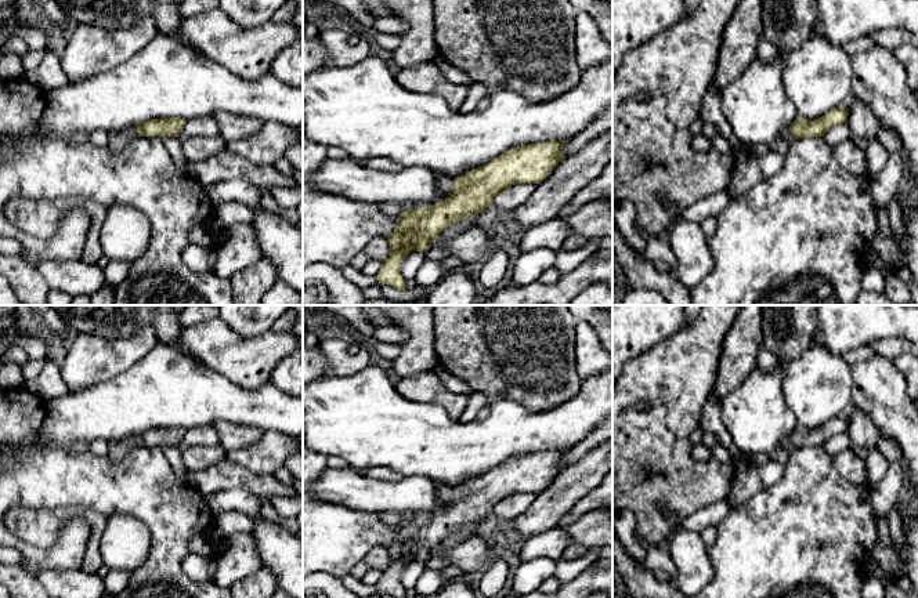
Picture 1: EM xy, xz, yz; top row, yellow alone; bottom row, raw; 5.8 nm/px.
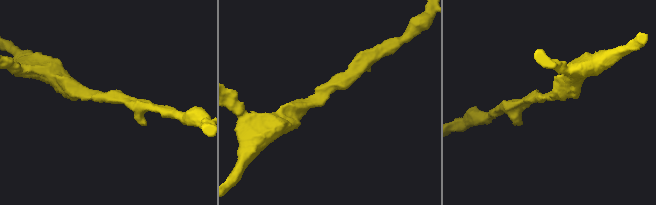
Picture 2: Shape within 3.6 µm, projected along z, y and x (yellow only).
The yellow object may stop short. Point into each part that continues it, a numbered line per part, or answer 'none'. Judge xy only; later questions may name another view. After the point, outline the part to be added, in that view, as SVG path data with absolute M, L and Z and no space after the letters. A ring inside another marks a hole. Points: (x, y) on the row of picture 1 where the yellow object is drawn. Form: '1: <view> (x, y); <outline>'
1: xy (118, 140); M137 127L122 130L122 131L113 131L109 134L109 142L108 142L108 149L113 153L118 155L120 153L124 146L134 138L140 137L140 133Z

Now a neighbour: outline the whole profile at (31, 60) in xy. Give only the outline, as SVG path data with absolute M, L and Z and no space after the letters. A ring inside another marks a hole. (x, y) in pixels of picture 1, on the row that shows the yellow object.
M28 51L22 54L22 65L26 72L36 69L44 58L44 51Z

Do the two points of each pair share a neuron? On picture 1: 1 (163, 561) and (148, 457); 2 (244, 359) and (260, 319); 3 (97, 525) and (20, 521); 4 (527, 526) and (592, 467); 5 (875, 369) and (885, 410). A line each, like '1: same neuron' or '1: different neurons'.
1: same neuron
2: different neurons
3: same neuron
4: same neuron
5: same neuron

